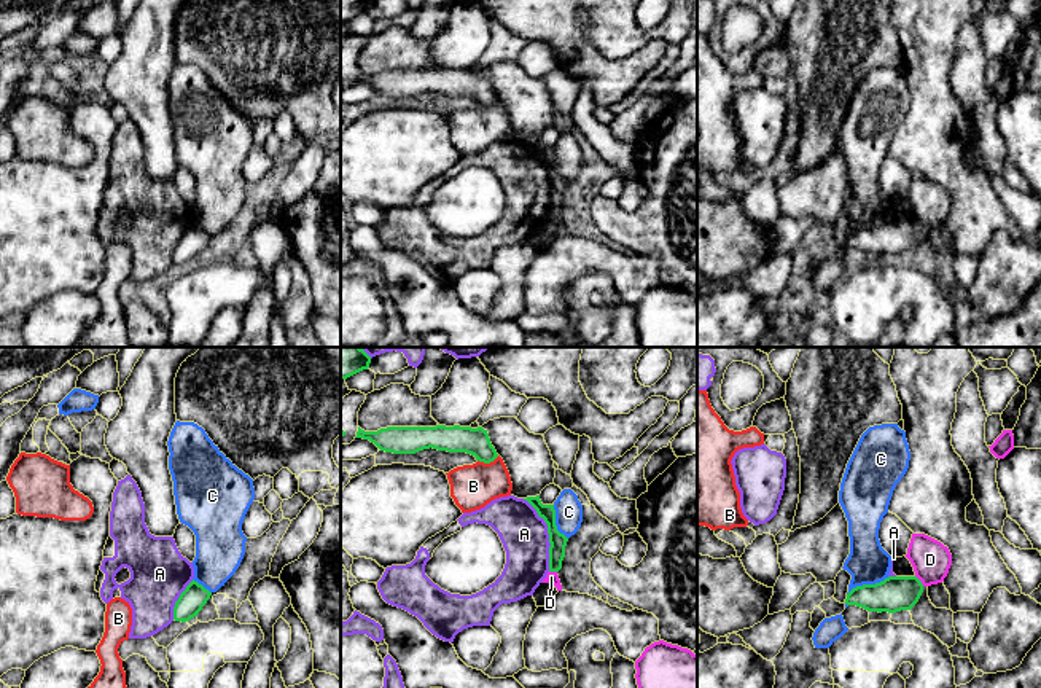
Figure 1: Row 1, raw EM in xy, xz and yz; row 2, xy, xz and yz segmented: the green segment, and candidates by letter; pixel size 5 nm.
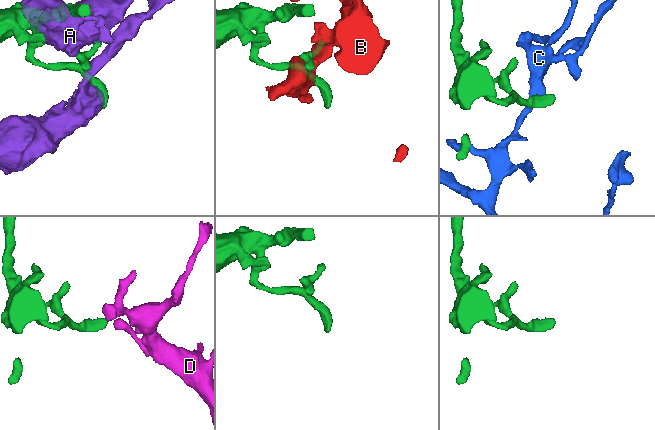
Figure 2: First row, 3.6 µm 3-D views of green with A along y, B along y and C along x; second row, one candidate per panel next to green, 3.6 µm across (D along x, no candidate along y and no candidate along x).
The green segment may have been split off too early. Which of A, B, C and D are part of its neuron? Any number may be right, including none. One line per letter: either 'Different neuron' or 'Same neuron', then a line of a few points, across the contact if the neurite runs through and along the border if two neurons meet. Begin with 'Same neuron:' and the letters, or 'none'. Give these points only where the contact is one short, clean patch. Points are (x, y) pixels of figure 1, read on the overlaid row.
Same neuron: none
A: Different neuron
B: Different neuron
C: Different neuron. Line: yz (888, 577), (874, 583), (857, 585), (847, 594)
D: Different neuron. Line: yz (916, 575), (924, 585)

